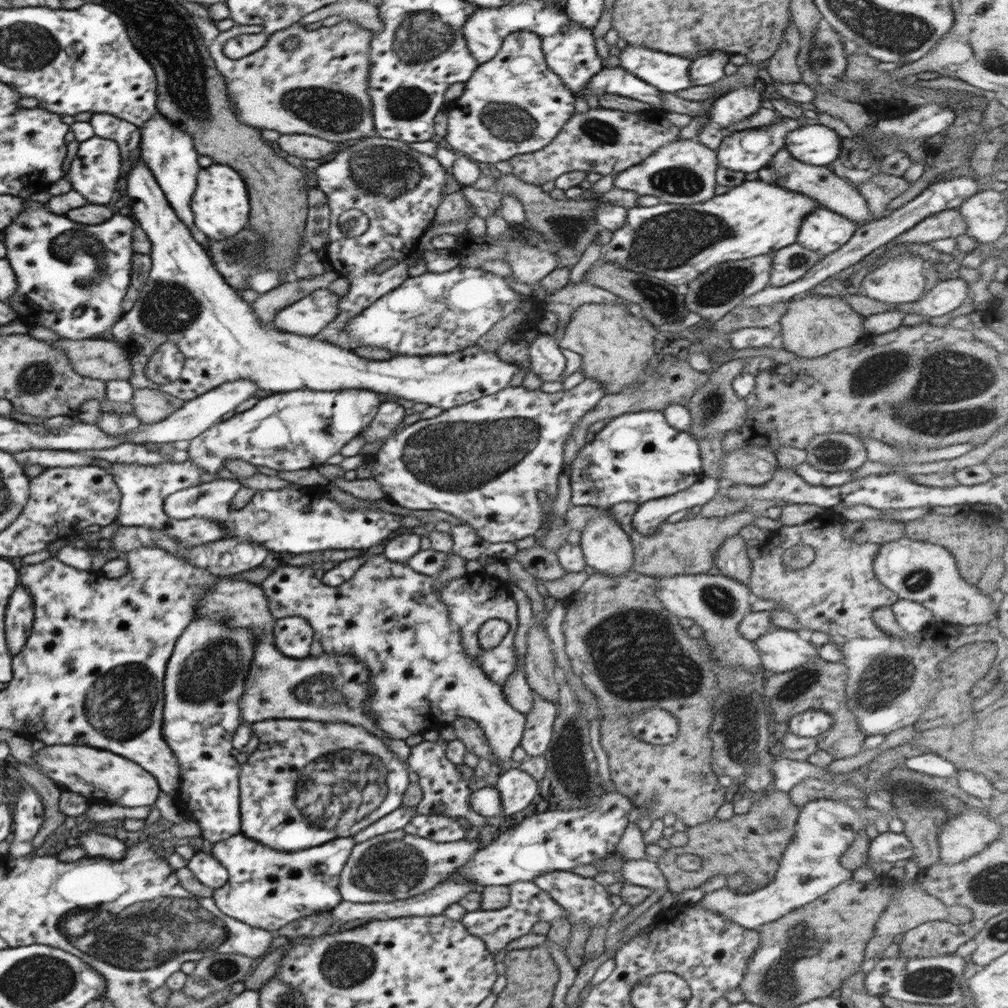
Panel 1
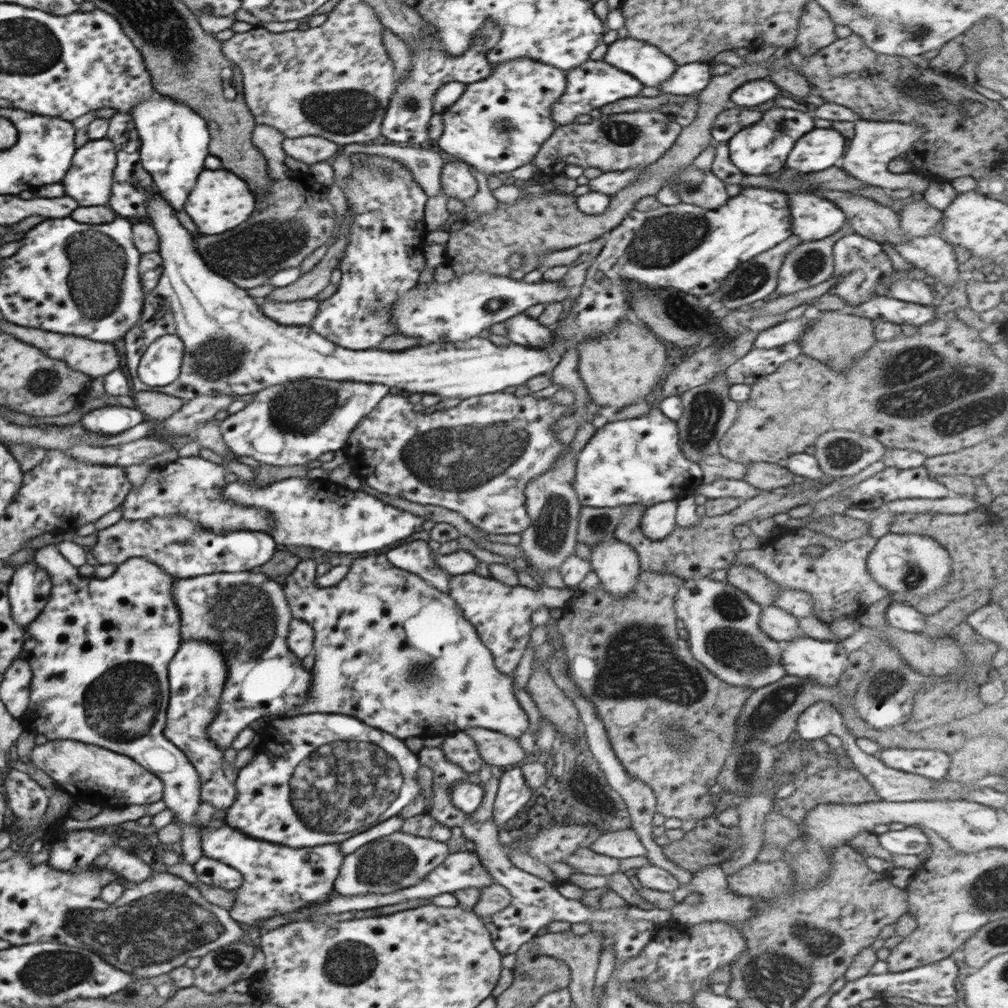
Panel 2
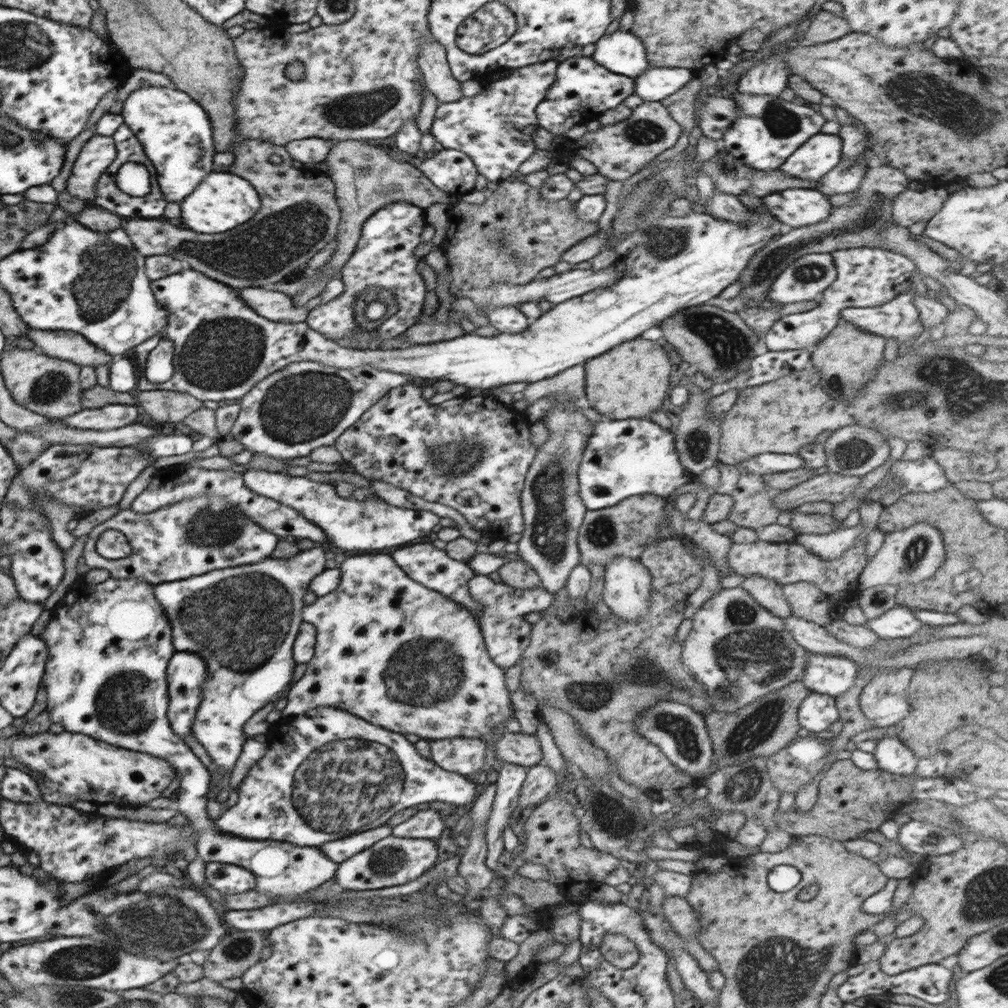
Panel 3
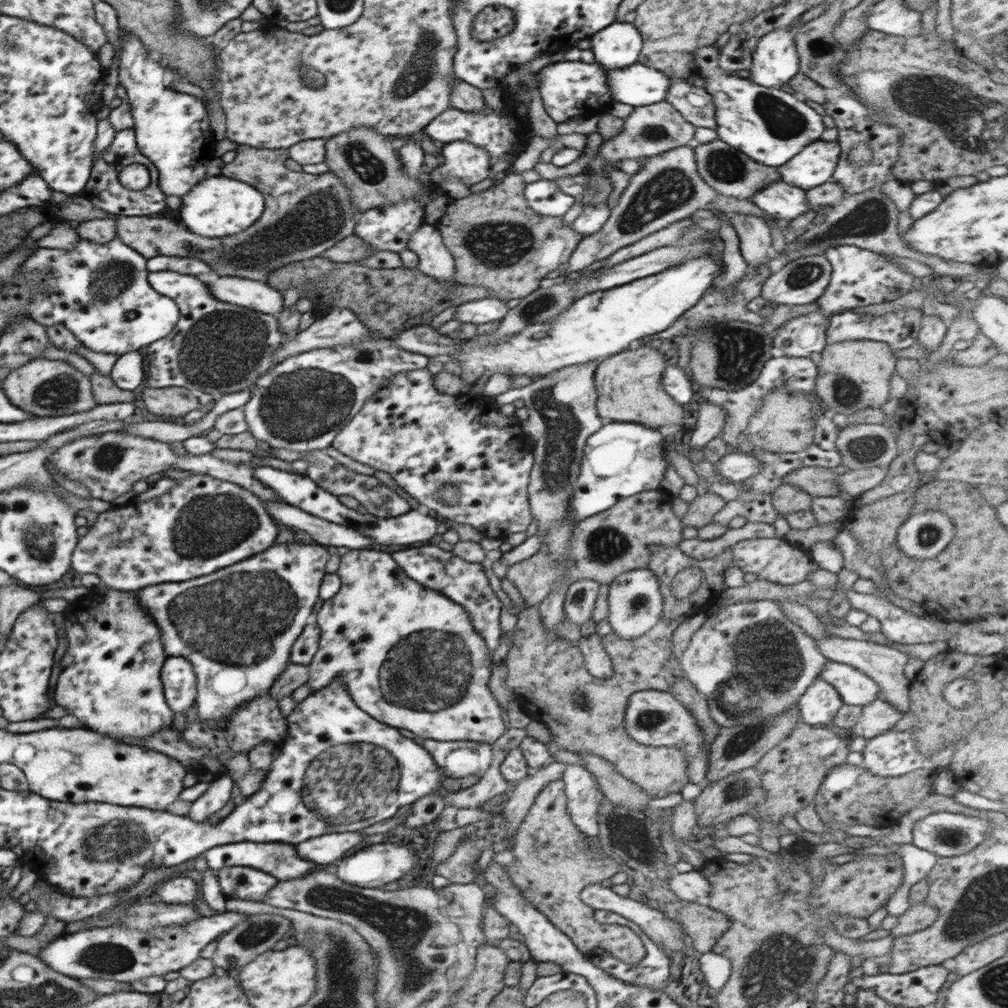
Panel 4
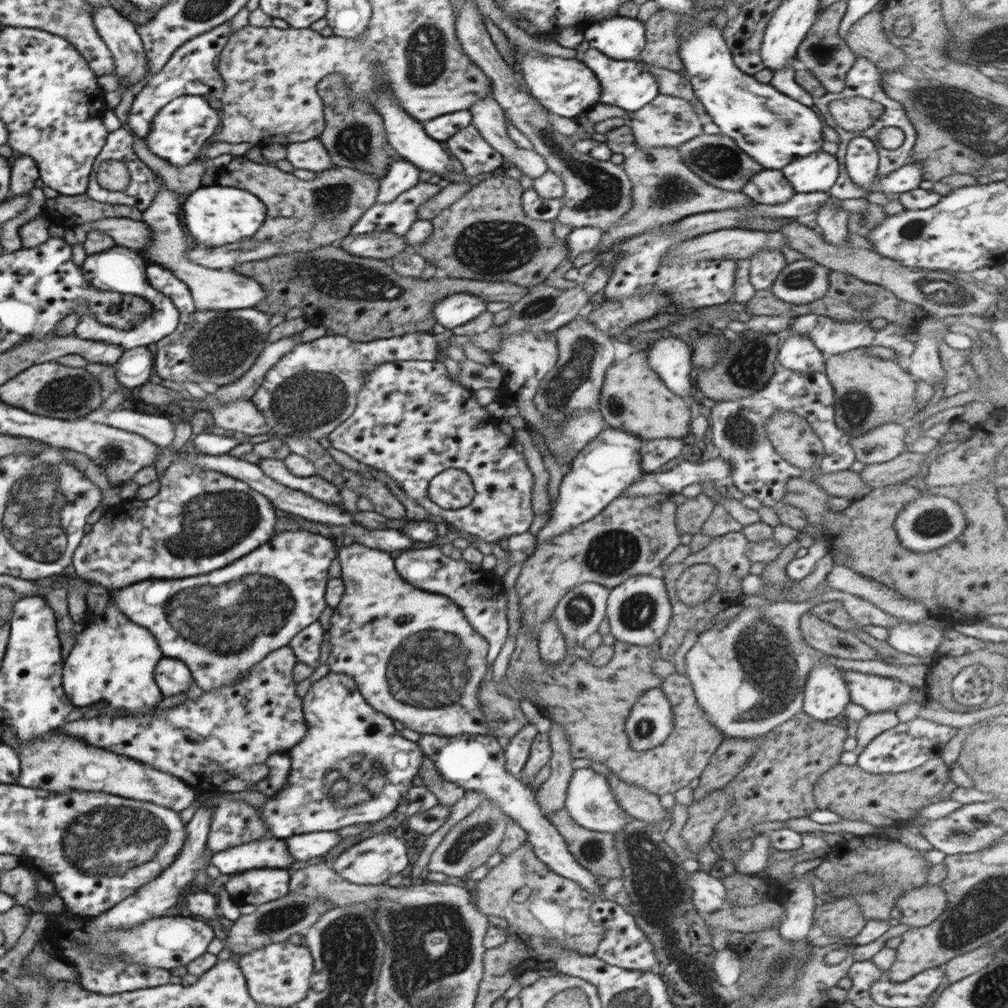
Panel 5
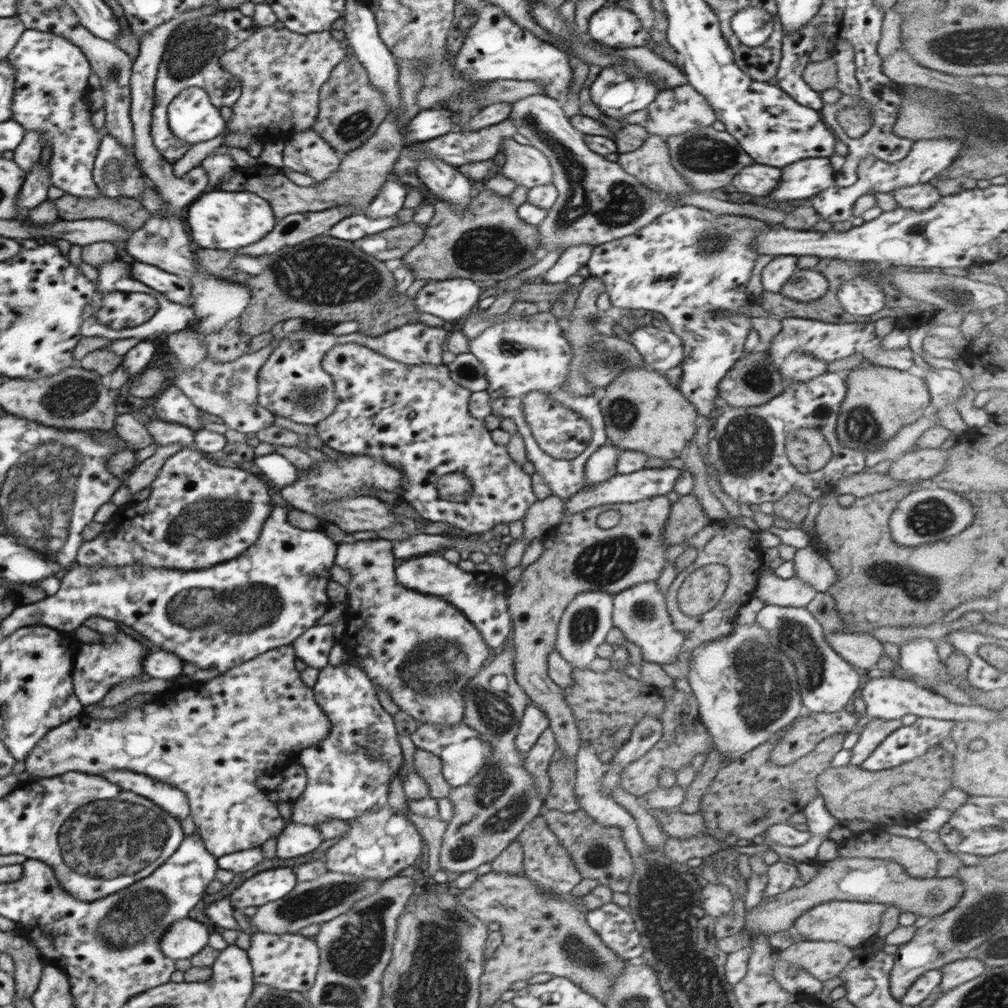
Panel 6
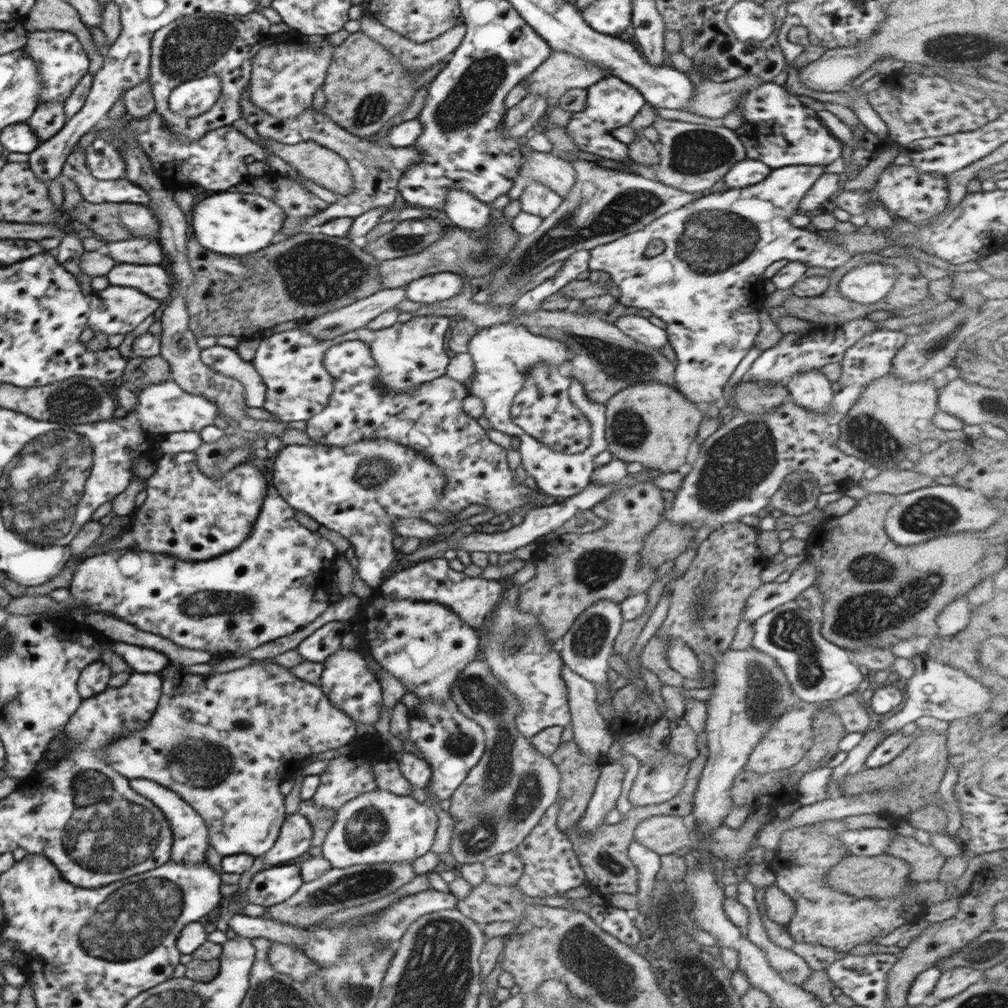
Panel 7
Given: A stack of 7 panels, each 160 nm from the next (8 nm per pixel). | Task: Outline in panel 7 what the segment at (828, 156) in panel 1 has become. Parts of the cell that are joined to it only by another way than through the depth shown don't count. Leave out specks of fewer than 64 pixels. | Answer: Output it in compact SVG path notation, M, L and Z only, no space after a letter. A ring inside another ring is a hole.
M826 165L776 168L766 180L754 186L730 188L722 194L698 197L694 202L656 218L638 232L590 250L589 270L602 270L610 275L620 291L617 299L620 304L650 310L656 318L666 322L665 331L677 360L674 387L689 401L703 408L709 402L719 402L724 396L726 383L753 348L755 336L760 331L759 312L764 310L763 301L768 295L755 294L755 287L763 280L762 275L770 264L785 259L810 267L836 269L857 259L842 246L822 239L817 232L798 229L790 223L790 218L800 213L800 201L825 173L825 168ZM652 240L661 240L666 249L658 256L646 258L644 253Z

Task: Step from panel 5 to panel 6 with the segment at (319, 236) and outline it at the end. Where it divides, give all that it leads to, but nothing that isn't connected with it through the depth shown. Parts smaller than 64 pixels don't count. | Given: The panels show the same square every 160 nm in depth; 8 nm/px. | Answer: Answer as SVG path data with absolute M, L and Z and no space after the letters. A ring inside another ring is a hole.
M395 58L395 61L399 66L401 108L390 112L383 119L374 136L366 140L360 148L341 155L338 170L333 172L328 180L317 182L315 185L299 186L288 179L280 168L257 164L253 167L237 168L231 179L221 182L218 188L223 191L228 190L228 192L253 192L261 196L272 207L277 223L290 214L318 213L327 209L340 208L342 205L349 205L358 213L364 213L381 191L382 185L387 181L387 176L401 155L404 146L401 128L421 111L416 104L416 97L422 88L425 75L421 64L418 65L417 60L406 58Z

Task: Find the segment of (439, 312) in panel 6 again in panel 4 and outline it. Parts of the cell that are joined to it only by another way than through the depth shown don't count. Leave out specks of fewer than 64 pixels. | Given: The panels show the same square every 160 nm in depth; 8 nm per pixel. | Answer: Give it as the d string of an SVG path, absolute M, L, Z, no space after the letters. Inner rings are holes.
M486 297L485 299L471 300L458 306L454 319L478 325L484 324L484 322L502 321L509 310L510 308L505 301L494 297Z

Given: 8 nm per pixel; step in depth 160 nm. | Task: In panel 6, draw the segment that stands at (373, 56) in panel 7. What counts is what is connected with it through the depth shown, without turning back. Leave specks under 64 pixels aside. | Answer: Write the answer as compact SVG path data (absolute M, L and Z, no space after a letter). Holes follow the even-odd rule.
M349 44L347 55L329 74L329 79L321 86L319 97L319 115L313 129L340 155L360 148L374 136L389 114L383 94L370 84L366 68L361 65Z

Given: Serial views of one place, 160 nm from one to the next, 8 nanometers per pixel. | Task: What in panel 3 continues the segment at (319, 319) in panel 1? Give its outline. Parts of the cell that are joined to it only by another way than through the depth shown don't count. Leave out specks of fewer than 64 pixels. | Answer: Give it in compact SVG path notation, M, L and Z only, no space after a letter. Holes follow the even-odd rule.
M250 287L236 290L250 308L260 316L274 322L306 322L309 310L306 305L295 307L290 296L279 291L269 291L264 287Z

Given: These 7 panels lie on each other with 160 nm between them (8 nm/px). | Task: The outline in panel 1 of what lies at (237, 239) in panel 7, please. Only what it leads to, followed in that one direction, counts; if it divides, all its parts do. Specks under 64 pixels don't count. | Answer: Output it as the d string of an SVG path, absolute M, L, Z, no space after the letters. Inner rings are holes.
M212 163L208 168L200 167L191 204L194 224L209 240L226 240L249 225L251 207L247 183L230 165Z

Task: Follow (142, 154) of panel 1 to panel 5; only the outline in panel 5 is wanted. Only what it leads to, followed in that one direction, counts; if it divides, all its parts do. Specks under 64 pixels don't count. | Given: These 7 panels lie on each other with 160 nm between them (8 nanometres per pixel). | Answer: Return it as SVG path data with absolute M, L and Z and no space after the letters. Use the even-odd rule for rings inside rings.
M110 4L101 8L90 5L90 10L93 25L112 53L118 78L124 78L130 85L143 80L149 70L137 25L124 19ZM184 95L175 102L166 103L151 120L150 130L143 138L148 150L172 166L184 166L193 162L204 143L214 135L220 114L208 103L205 96Z

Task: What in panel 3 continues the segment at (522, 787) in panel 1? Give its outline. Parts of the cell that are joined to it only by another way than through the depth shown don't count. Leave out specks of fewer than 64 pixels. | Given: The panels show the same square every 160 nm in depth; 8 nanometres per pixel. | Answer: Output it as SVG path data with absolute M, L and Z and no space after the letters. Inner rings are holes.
M507 763L496 777L496 795L492 805L485 832L487 857L485 863L492 872L496 870L498 858L505 849L502 831L509 824L508 818L519 805L520 791L526 778L528 768Z

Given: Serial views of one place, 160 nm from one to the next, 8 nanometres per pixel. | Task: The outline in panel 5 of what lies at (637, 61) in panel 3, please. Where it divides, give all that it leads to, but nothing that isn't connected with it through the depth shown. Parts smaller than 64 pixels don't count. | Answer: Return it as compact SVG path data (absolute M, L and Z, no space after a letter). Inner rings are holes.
M617 15L591 23L582 32L589 48L595 48L614 60L634 61L646 46L645 26L637 18Z

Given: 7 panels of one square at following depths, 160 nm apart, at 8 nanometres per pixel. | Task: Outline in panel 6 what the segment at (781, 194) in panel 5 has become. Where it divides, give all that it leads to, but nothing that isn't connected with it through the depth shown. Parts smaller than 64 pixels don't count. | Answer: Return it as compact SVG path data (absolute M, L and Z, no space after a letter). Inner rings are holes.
M755 162L752 166L746 166L736 172L731 184L734 184L740 192L752 196L769 196L778 186L780 176L778 168L768 168Z

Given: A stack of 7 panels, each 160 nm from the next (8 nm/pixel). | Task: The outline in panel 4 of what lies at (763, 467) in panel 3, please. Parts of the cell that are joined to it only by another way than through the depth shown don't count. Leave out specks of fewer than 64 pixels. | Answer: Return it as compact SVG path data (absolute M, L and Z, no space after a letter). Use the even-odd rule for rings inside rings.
M728 452L715 465L724 478L729 478L734 484L741 484L743 480L756 476L763 468L763 462L756 456L742 452Z

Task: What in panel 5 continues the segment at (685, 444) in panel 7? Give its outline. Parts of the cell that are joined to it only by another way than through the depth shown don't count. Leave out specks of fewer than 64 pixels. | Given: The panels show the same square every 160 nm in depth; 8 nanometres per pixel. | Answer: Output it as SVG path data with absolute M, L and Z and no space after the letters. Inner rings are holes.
M638 351L606 370L599 406L611 427L631 432L643 442L656 438L691 440L690 406L684 397L674 394L648 366L646 351Z

